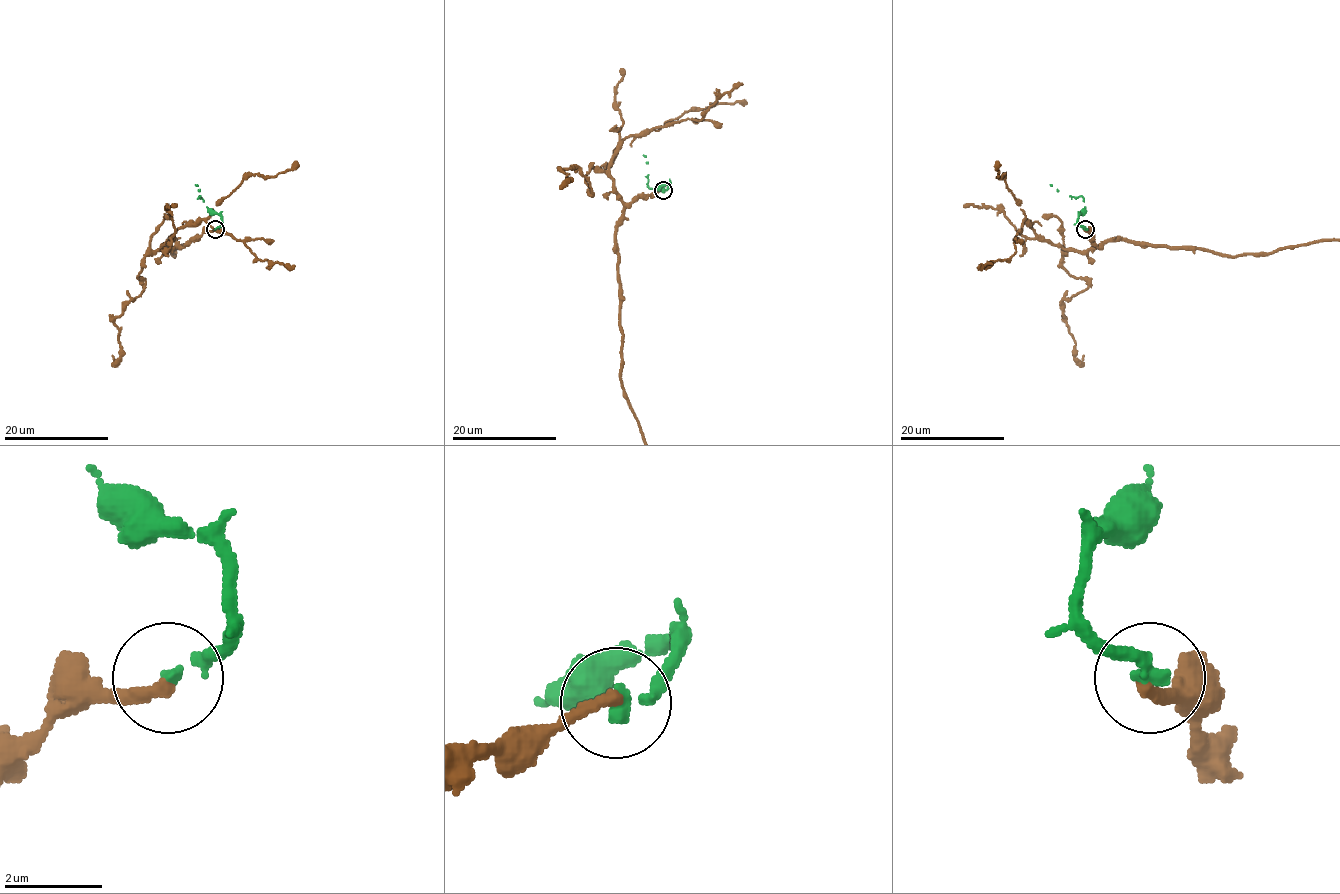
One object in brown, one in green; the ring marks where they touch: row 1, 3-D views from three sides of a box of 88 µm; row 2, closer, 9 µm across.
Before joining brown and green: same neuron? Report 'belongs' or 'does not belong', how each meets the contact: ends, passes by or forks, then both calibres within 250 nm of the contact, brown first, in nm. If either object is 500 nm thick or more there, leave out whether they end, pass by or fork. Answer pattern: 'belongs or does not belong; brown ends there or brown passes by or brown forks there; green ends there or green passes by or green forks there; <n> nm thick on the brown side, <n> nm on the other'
does not belong; brown ends there; green ends there; 280 nm thick on the brown side, 280 nm on the other

